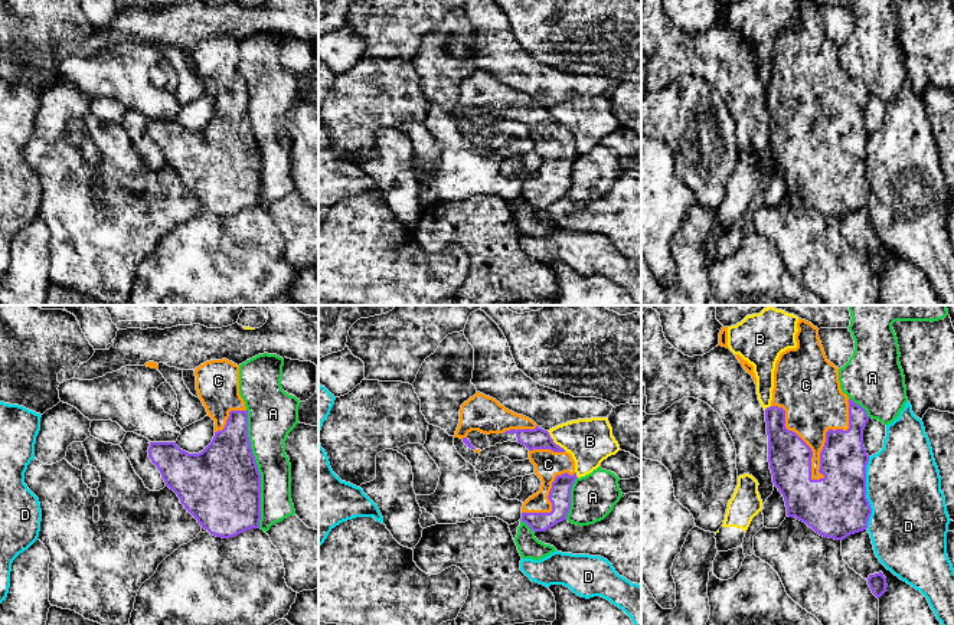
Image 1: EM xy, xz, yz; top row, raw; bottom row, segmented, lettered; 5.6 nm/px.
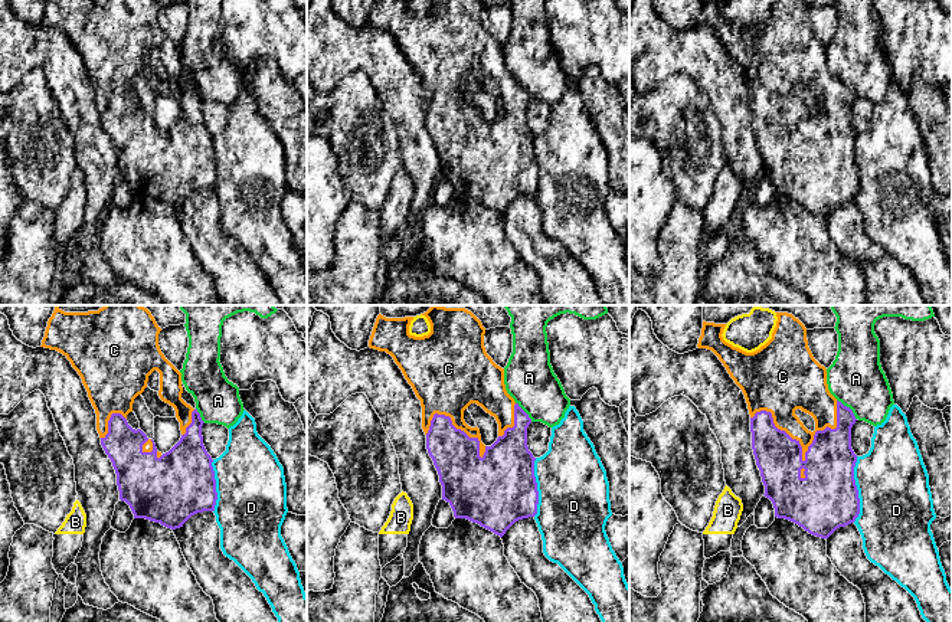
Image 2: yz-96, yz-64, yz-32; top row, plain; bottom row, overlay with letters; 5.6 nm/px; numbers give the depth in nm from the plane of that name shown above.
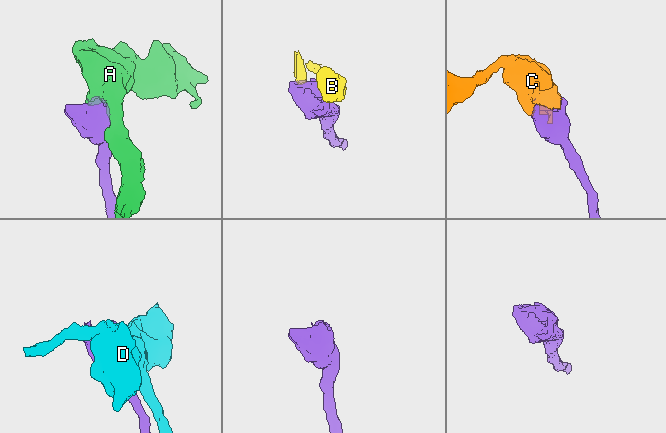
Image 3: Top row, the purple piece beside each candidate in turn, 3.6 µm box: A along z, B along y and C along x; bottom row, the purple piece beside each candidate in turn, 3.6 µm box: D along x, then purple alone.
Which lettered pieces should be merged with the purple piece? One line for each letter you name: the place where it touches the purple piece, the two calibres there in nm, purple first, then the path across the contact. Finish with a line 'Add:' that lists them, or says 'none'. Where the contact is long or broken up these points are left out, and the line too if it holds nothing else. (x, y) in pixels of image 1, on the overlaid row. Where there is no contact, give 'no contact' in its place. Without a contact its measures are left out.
C: yz (804, 442) | 260/340 nm
Add: C

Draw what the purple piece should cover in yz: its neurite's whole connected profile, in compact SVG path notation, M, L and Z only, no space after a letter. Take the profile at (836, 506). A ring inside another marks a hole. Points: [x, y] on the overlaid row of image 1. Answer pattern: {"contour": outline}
{"contour": "M801 318L797 328L797 347L783 351L775 363L772 400L765 409L770 469L774 485L784 497L788 517L806 523L823 537L843 540L866 530L872 514L866 498L869 455L863 446L863 429L869 416L862 406L842 392L839 369L827 360L819 328Z"}

